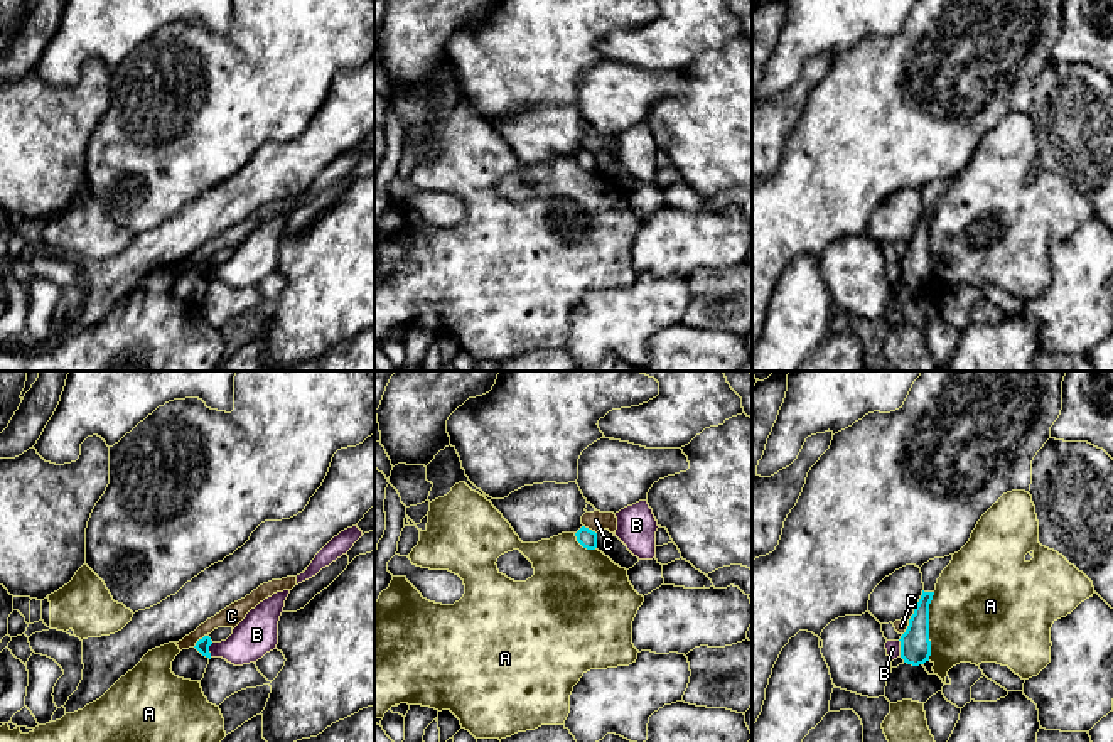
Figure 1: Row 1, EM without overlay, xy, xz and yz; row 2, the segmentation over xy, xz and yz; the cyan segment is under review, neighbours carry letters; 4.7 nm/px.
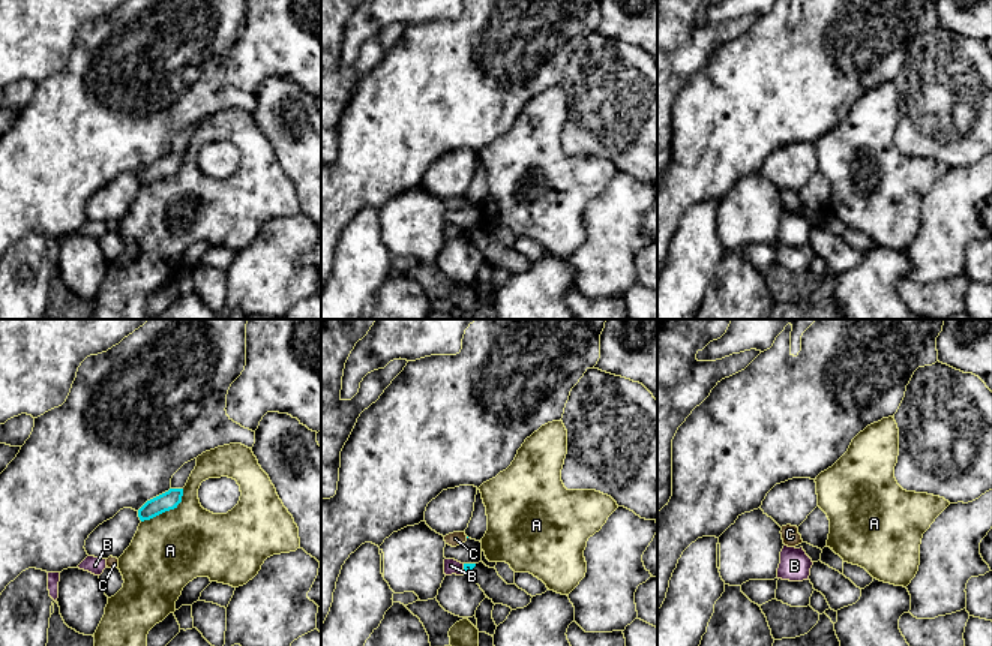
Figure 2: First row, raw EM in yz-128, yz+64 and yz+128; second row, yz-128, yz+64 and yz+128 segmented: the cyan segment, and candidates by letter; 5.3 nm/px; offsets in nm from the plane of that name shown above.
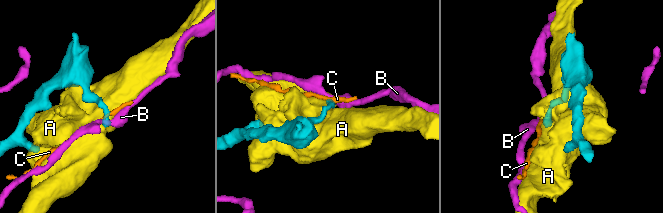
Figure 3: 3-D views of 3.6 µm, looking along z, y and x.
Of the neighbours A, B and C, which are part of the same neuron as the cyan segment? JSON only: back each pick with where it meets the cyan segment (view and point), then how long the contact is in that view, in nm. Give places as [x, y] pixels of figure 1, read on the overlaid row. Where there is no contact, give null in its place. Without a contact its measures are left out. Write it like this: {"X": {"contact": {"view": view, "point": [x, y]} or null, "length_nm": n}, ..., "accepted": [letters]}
{"accepted": []}

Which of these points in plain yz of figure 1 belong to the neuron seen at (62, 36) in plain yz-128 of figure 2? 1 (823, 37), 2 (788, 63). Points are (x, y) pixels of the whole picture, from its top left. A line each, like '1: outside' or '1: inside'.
1: inside
2: inside

